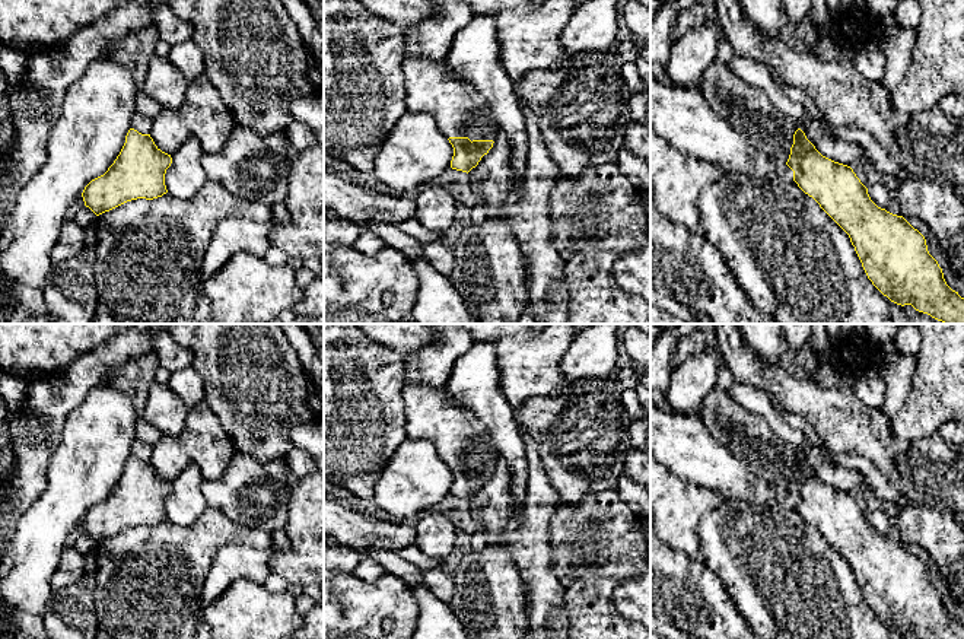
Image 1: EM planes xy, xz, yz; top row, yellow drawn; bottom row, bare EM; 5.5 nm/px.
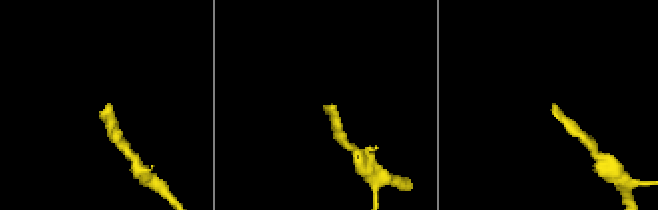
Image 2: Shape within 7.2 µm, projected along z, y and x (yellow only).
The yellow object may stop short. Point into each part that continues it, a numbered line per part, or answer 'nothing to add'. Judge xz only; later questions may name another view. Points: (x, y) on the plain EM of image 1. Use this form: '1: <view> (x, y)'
1: xz (460, 438)

